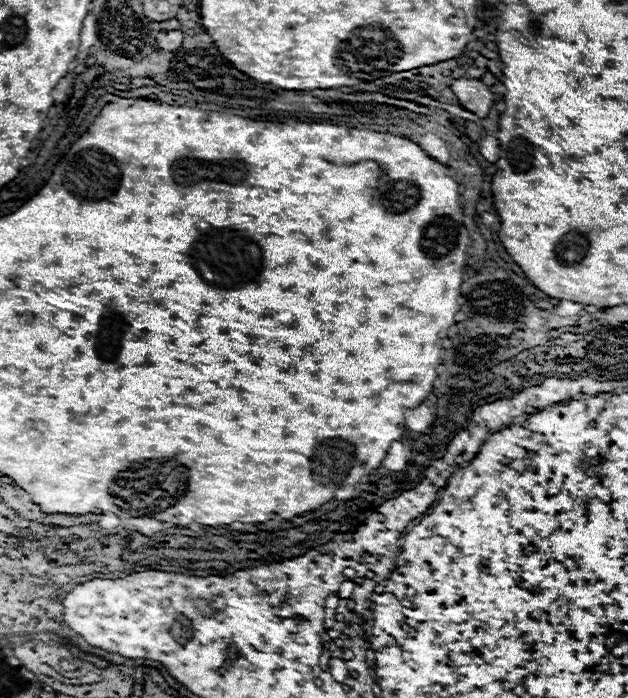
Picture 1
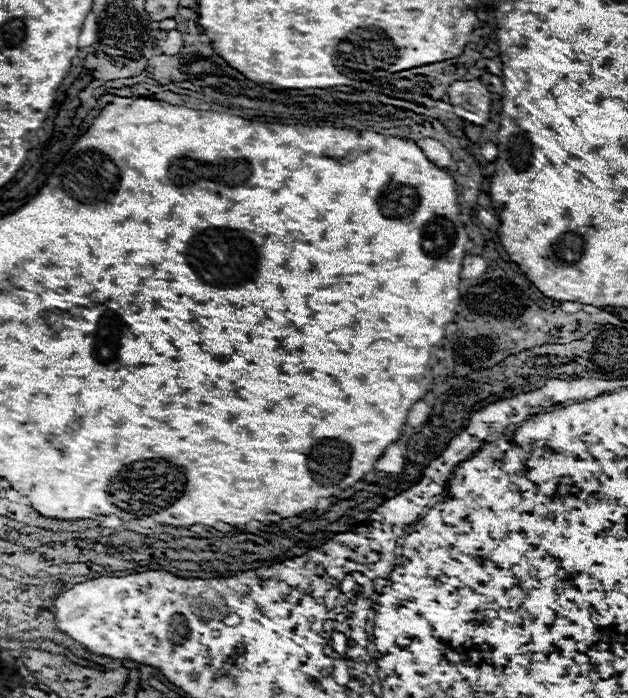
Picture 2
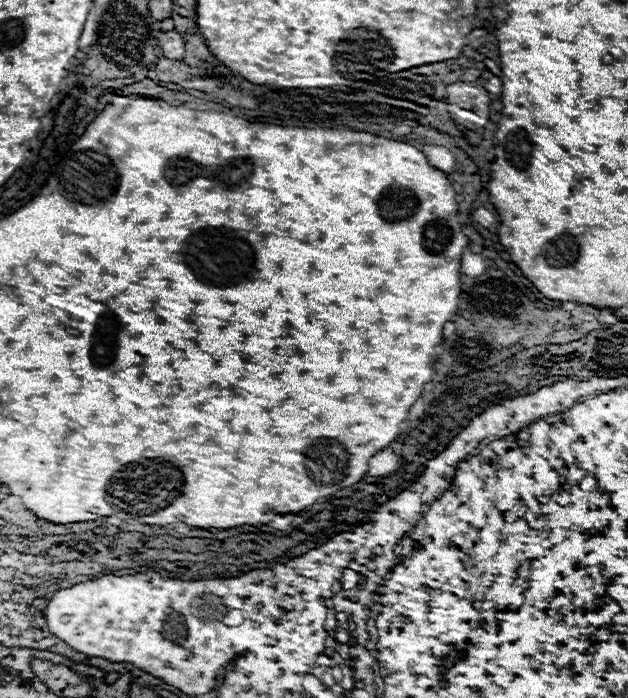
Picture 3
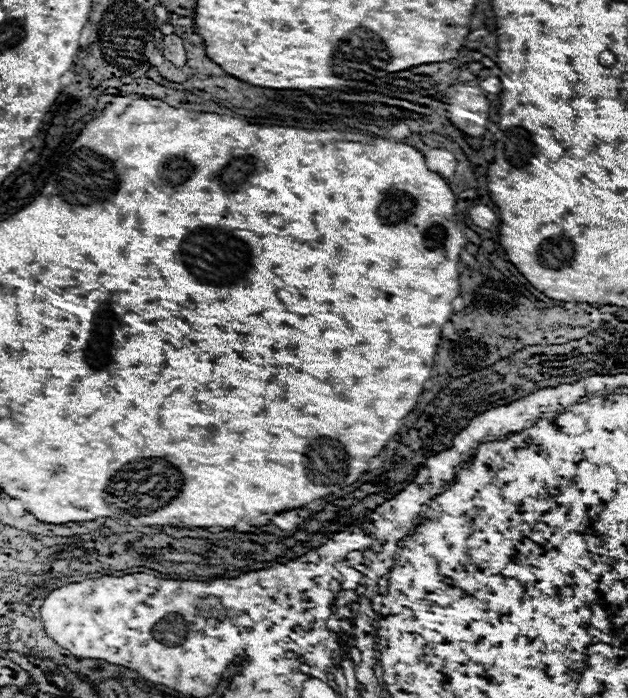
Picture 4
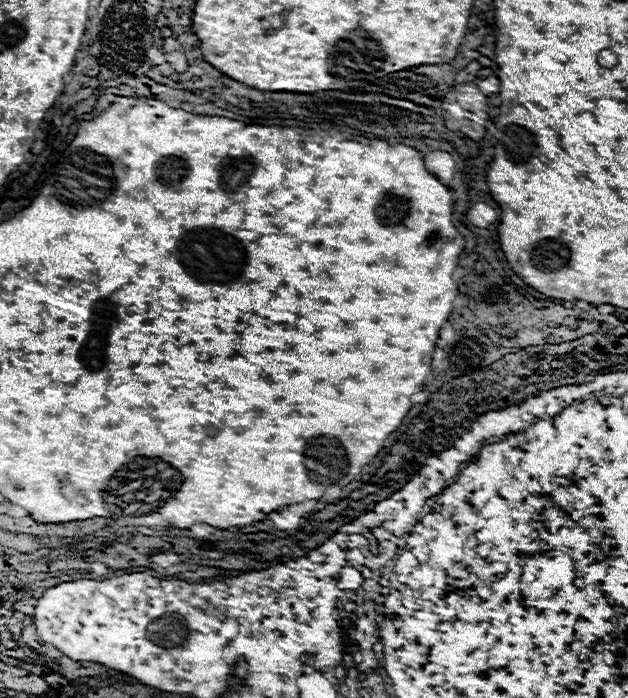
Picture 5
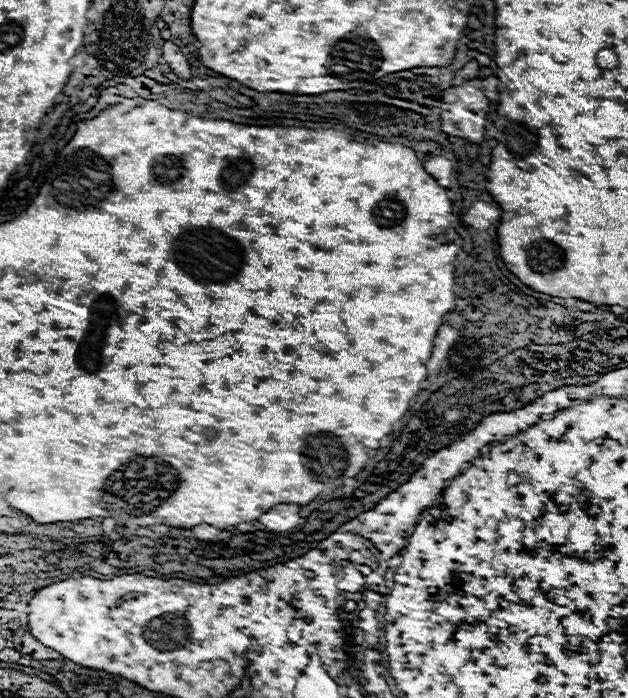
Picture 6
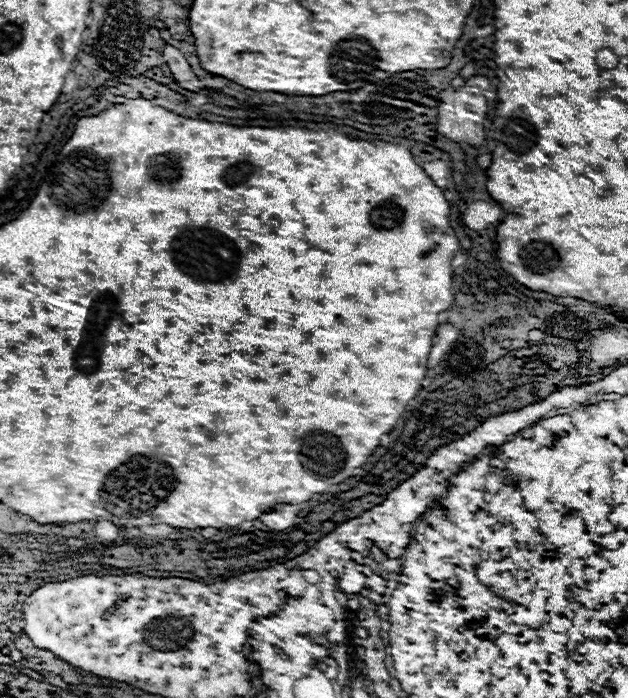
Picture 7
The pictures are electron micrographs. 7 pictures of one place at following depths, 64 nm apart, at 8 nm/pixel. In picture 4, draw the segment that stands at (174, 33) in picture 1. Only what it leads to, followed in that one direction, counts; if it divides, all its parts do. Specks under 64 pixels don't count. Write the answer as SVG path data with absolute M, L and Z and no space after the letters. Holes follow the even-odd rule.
M176 34L164 36L164 40L162 40L162 52L164 52L164 58L168 62L172 62L174 66L184 66L186 64L186 50L182 46L182 40Z

